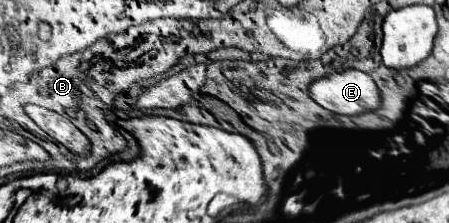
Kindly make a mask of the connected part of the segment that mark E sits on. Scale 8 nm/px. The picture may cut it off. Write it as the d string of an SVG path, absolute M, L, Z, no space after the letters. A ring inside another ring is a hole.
M344 70L316 80L310 86L310 96L332 114L344 116L374 112L382 104L372 76L360 70Z

